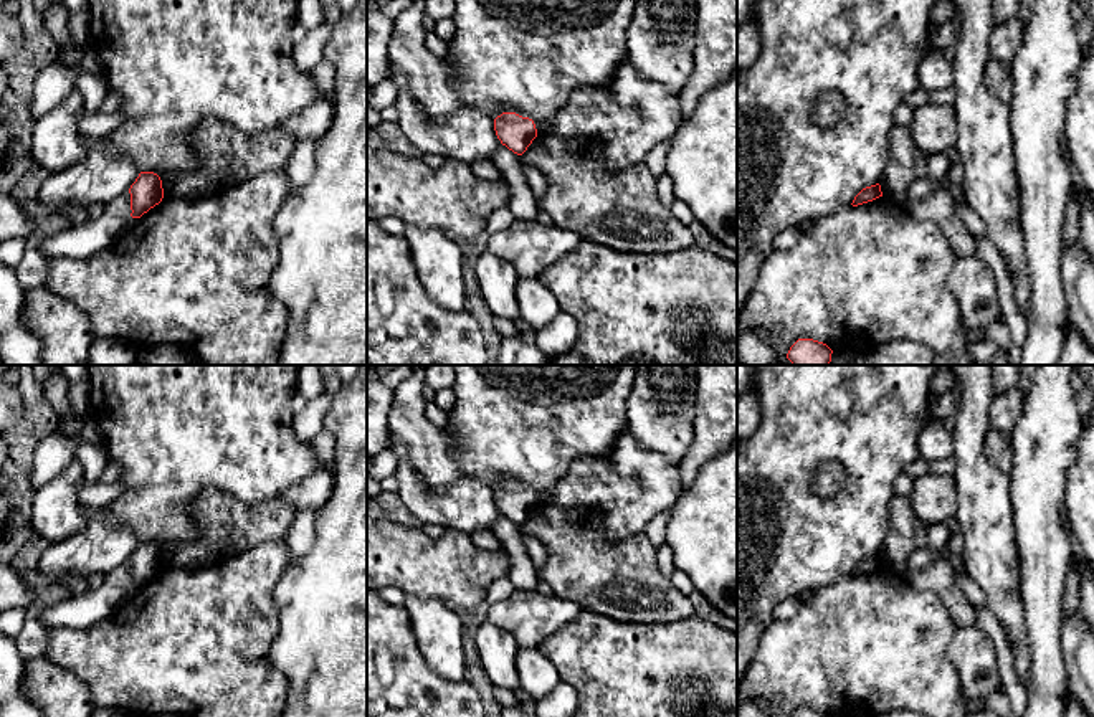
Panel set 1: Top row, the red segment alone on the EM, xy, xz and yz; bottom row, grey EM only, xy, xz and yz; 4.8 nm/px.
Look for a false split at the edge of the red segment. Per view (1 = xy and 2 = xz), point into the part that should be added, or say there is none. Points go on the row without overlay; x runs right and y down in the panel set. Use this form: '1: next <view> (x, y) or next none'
1: next none
2: next none

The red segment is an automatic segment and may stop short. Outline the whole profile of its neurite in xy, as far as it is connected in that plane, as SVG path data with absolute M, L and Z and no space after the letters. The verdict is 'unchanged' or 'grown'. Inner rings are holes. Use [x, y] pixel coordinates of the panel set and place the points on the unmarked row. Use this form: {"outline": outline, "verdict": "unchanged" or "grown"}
{"outline": "M140 542L129 558L131 563L131 586L140 588L150 578L159 575L164 568L162 550L154 542Z", "verdict": "unchanged"}

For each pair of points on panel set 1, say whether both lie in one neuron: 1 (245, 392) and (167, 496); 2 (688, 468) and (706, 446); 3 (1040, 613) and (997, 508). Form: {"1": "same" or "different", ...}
{"1": "same", "2": "same", "3": "different"}

